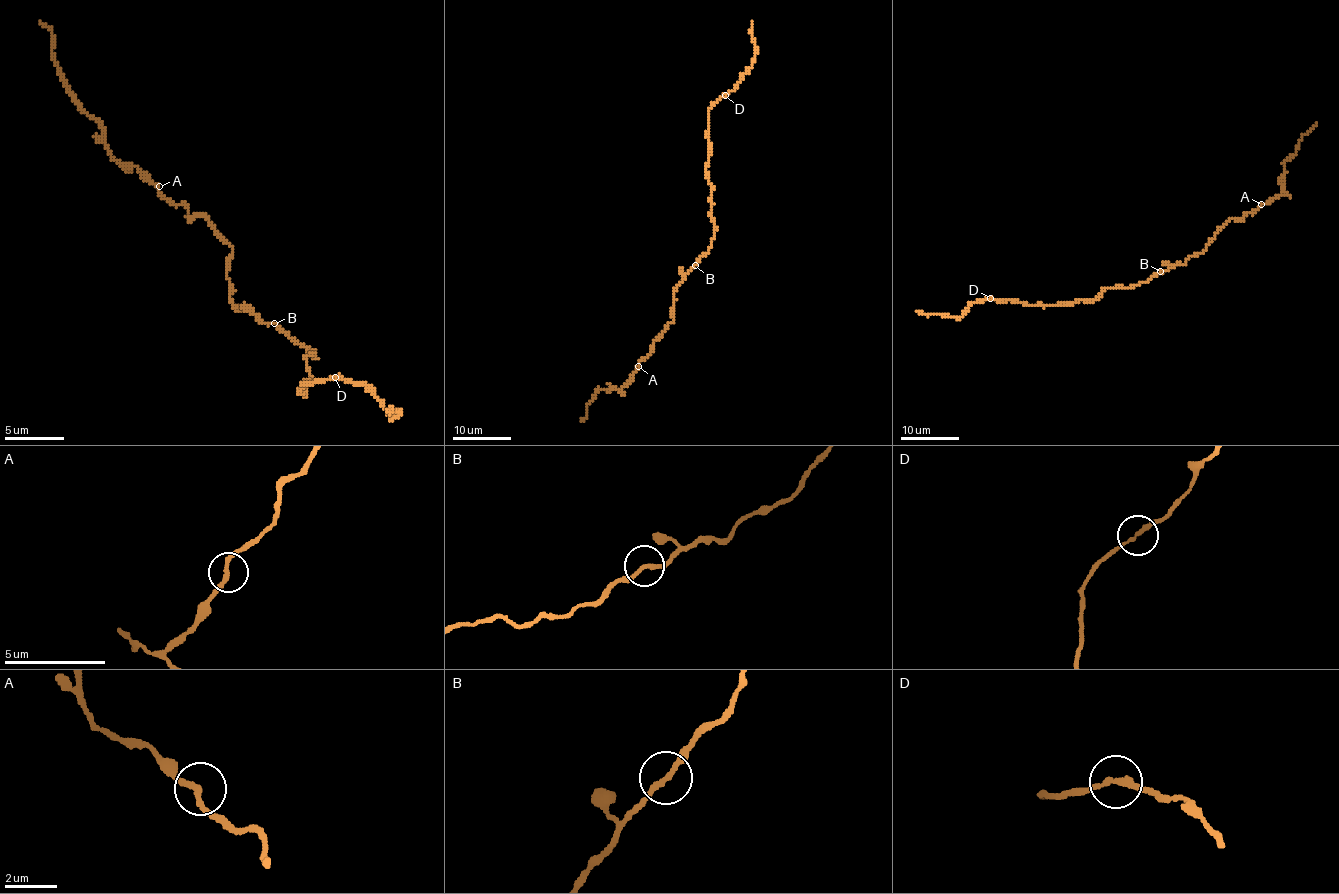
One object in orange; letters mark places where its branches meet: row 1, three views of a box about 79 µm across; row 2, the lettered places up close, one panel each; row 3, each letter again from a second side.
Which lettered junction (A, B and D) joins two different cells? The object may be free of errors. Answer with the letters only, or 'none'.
none

